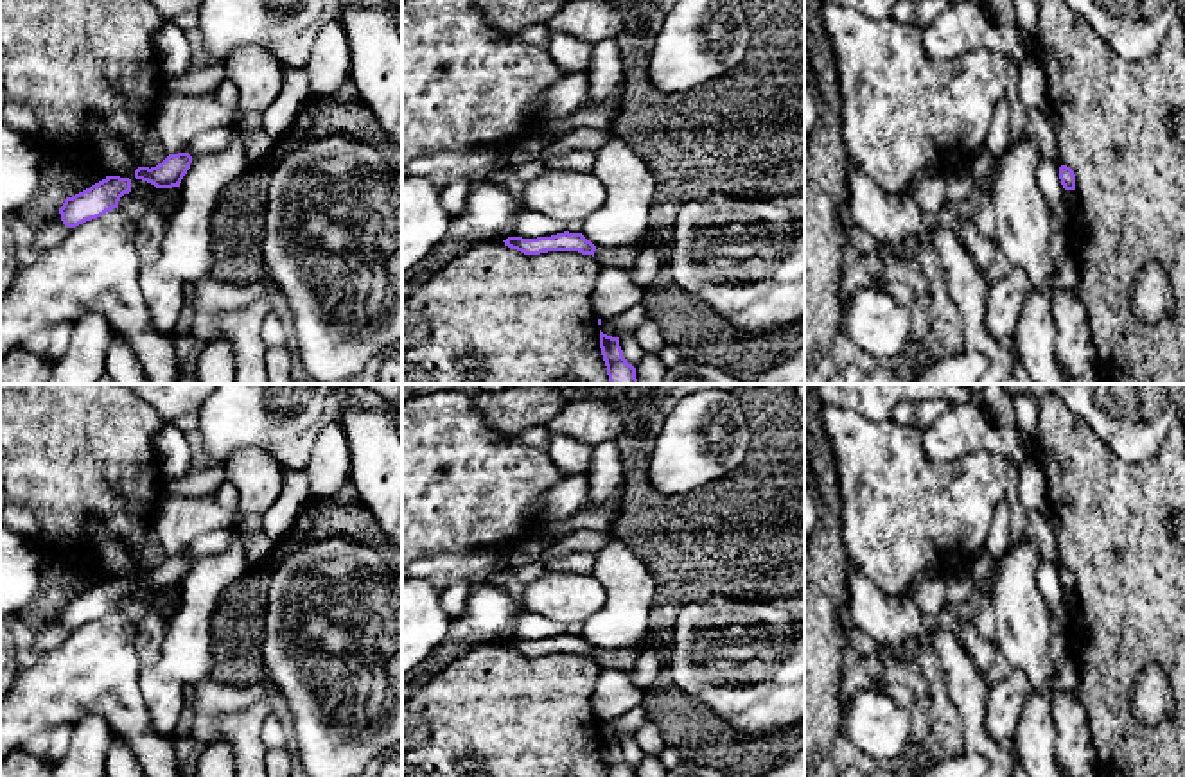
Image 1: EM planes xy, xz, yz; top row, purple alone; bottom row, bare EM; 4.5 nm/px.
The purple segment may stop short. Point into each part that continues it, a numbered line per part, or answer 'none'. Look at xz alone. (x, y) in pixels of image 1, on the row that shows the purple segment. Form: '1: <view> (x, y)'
none

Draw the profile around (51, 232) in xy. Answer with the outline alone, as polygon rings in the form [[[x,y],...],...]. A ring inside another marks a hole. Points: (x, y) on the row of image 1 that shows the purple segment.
[[[59,210],[50,214],[38,228],[36,228],[36,248],[45,251],[57,244],[61,244],[72,228],[65,226],[61,221]]]

